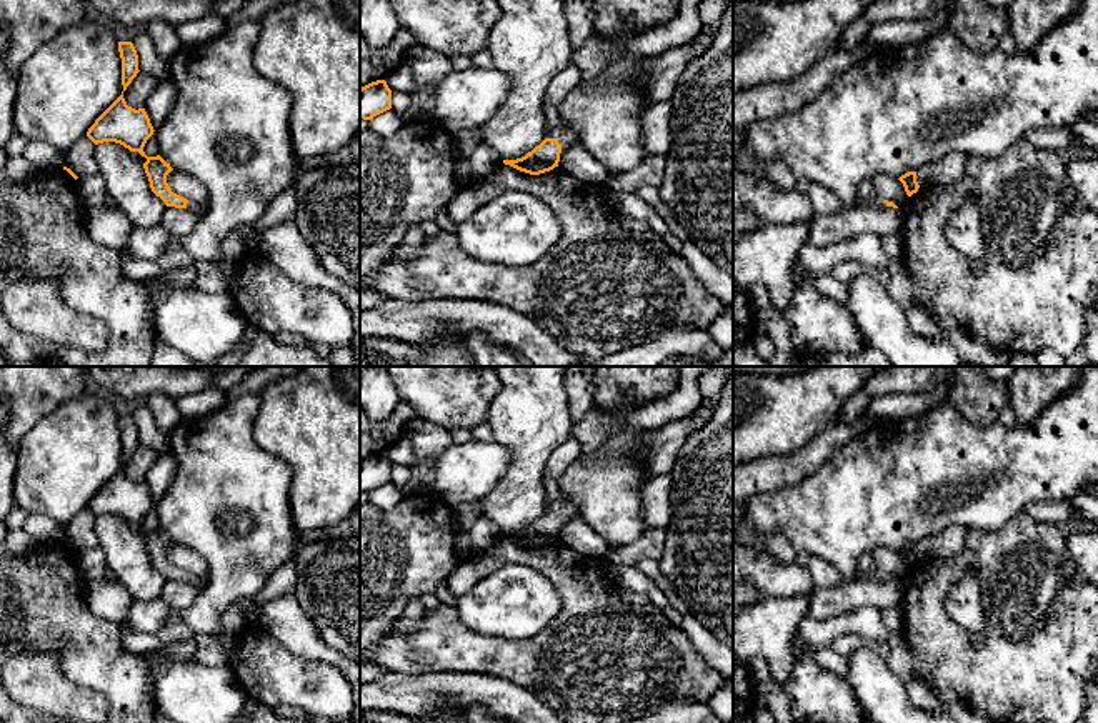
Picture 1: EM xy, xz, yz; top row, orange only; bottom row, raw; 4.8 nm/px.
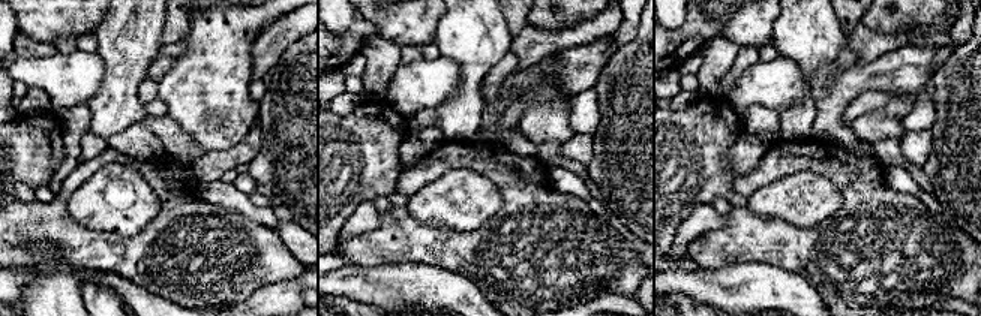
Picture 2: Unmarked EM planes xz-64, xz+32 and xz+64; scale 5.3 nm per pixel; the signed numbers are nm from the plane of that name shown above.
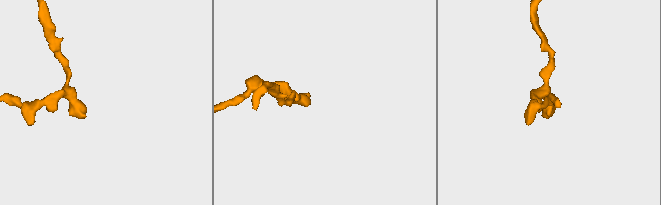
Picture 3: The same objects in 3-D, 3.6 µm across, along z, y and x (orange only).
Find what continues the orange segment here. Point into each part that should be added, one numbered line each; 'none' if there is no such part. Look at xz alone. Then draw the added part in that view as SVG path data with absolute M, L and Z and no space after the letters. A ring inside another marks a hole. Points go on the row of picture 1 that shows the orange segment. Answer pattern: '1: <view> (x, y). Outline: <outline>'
1: xz (567, 137). Outline: M565 128L560 135L558 135L558 143L563 147L568 147L575 142L578 142L578 133L571 128Z

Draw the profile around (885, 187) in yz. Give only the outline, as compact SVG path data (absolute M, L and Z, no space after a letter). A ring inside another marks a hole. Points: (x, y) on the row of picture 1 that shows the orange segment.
M876 175L873 180L875 198L893 202L898 208L905 208L910 197L898 178L888 175Z

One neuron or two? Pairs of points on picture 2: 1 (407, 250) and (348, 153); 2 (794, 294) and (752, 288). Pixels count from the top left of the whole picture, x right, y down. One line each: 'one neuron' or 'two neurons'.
1: two neurons
2: one neuron

